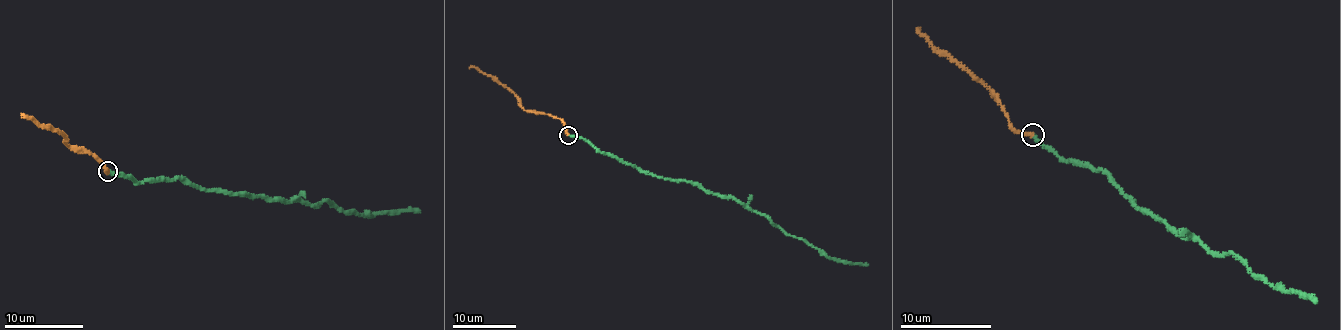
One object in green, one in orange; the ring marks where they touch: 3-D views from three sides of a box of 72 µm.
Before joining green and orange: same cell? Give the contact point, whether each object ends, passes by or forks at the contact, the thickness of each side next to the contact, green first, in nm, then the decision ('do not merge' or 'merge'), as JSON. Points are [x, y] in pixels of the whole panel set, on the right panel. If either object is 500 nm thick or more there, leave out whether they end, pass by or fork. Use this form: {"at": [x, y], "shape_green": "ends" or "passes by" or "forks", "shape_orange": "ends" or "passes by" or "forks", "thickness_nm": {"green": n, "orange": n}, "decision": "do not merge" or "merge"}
{"at": [1033, 135], "shape_green": "ends", "shape_orange": "ends", "thickness_nm": {"green": 300, "orange": 280}, "decision": "merge"}

